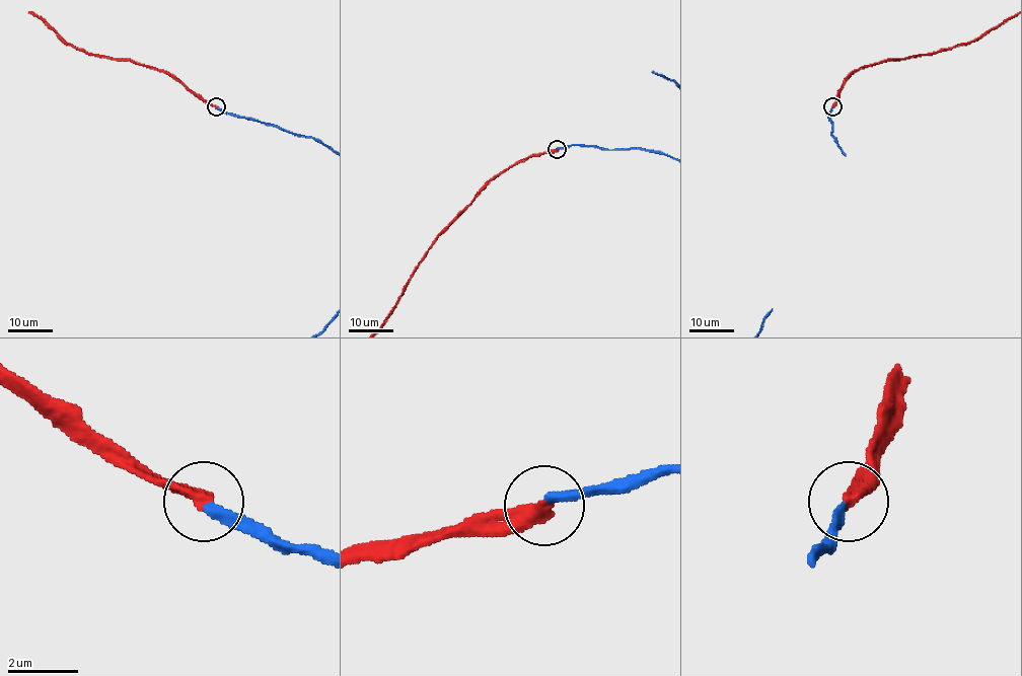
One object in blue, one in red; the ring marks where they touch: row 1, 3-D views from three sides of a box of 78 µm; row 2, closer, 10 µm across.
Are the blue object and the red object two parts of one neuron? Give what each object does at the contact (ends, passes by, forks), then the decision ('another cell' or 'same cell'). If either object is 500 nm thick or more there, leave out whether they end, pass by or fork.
blue ends; red ends; another cell

